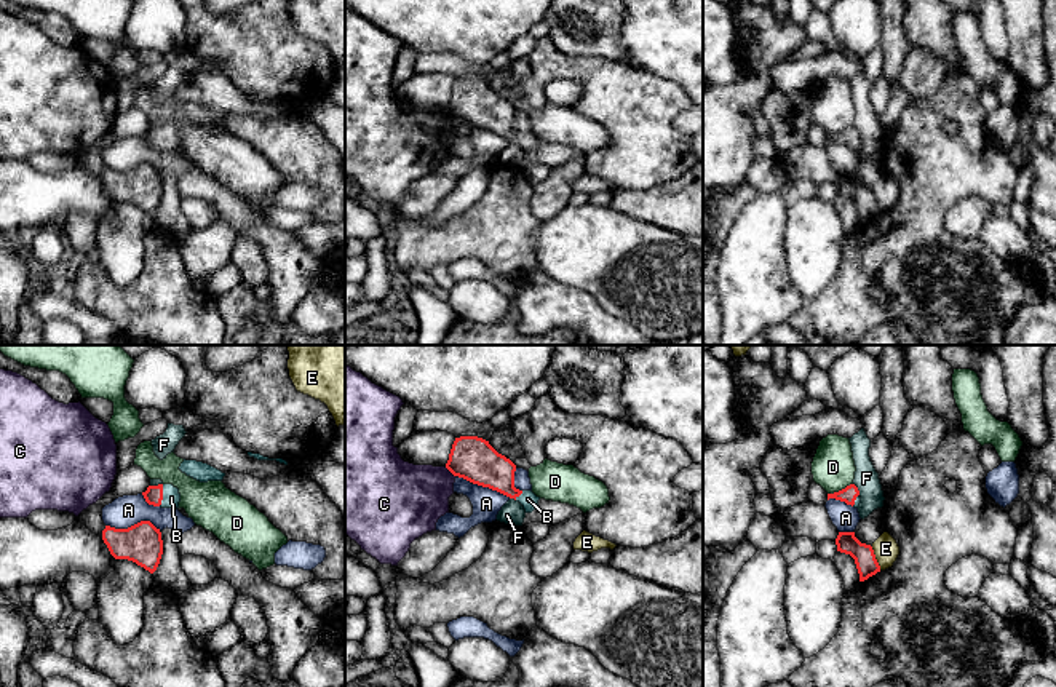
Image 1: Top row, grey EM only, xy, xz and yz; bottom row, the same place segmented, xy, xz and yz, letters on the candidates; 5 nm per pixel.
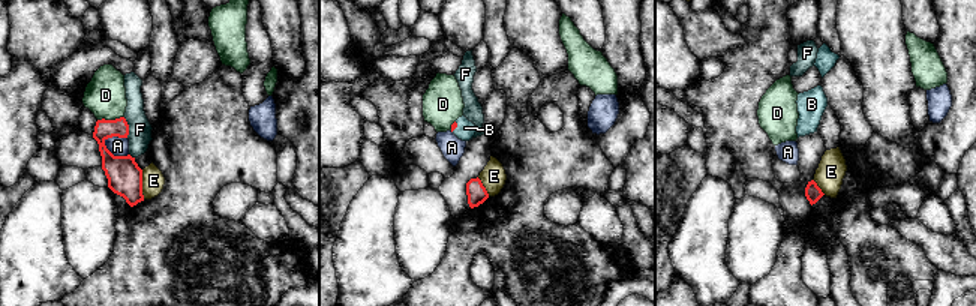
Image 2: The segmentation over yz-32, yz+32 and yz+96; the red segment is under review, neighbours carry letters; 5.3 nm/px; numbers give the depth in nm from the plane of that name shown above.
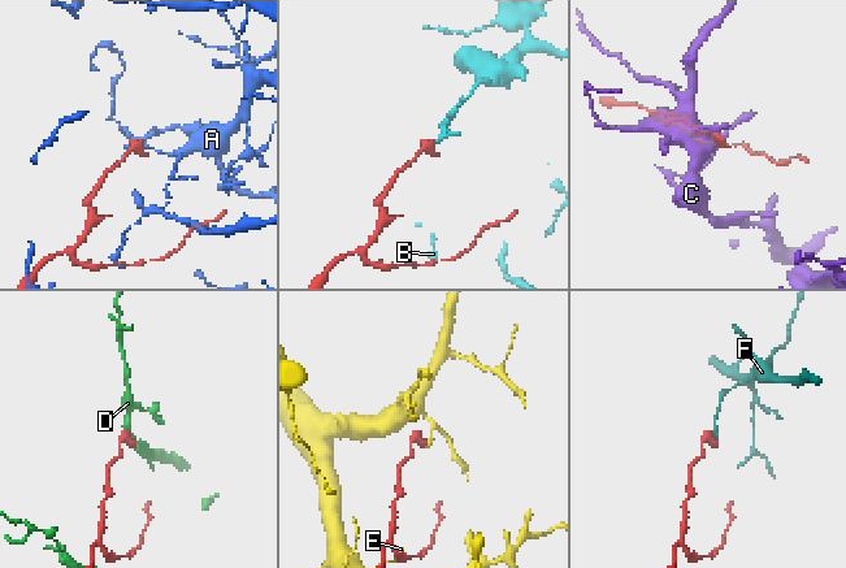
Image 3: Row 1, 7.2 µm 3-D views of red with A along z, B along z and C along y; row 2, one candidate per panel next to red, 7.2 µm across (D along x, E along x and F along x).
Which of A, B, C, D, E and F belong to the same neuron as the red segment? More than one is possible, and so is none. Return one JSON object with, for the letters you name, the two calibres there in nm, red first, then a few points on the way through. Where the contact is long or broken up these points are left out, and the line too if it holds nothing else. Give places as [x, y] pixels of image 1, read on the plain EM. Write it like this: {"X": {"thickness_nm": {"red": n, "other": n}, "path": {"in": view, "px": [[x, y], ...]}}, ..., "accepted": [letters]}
{"B": {"thickness_nm": {"red": 90, "other": 90}, "path": {"in": "xy", "px": [[154, 136], [162, 138], [171, 139]]}}, "accepted": ["B"]}

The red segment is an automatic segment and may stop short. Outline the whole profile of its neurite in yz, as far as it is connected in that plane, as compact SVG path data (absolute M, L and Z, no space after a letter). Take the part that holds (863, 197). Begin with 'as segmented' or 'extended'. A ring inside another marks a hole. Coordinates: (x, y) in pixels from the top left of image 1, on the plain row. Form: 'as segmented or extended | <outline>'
as segmented | M839 174L836 187L837 193L850 197L855 201L859 216L859 224L864 224L880 214L880 208L875 201L872 189L861 185L855 179L855 174Z

